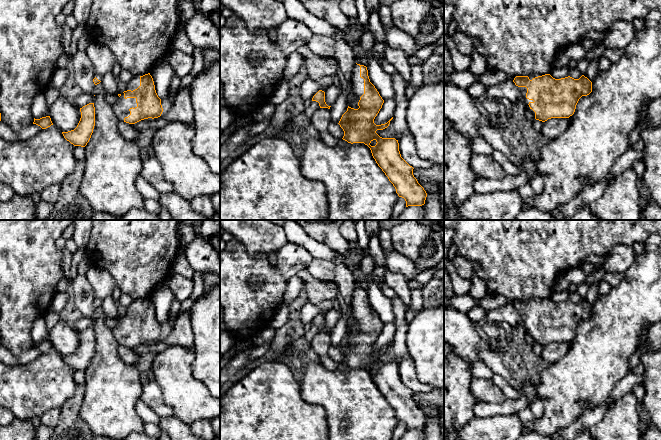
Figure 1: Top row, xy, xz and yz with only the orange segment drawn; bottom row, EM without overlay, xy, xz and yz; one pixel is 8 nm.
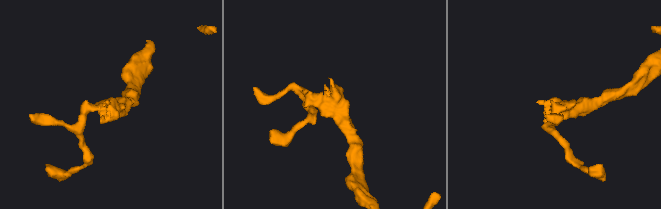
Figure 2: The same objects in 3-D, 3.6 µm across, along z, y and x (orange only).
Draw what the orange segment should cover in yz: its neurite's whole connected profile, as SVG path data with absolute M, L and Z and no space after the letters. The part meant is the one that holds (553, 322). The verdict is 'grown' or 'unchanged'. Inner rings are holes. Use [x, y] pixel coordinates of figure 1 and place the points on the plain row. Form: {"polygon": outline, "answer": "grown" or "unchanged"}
{"polygon": "M550 298L516 300L513 306L519 311L522 318L522 326L531 334L534 343L542 346L551 342L569 342L574 338L579 323L592 316L592 306L584 299L579 303L574 303L570 300L555 303Z", "answer": "grown"}

